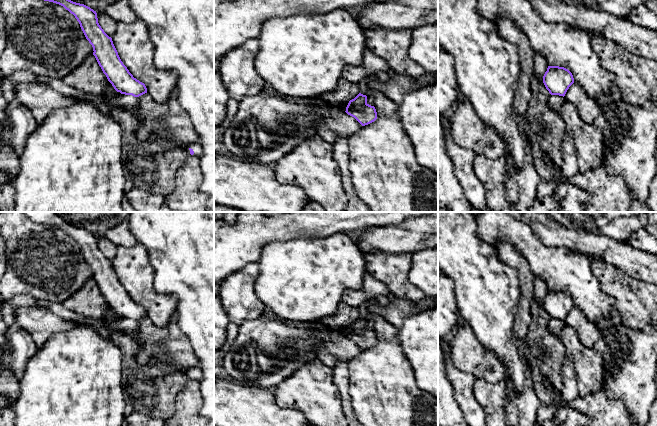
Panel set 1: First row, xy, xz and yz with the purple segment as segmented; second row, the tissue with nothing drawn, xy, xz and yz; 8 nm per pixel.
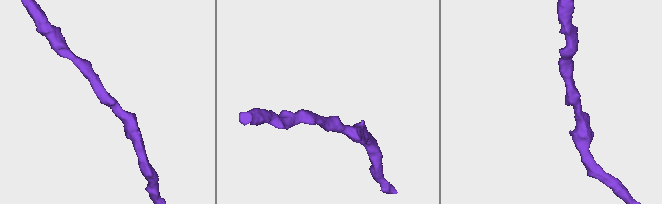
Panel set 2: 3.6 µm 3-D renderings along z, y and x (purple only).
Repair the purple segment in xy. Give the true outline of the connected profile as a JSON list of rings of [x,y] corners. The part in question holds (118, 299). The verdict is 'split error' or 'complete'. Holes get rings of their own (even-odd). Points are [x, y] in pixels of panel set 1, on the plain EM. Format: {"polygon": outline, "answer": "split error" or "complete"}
{"polygon": [[[23,212],[32,222],[53,226],[63,230],[71,238],[75,240],[80,248],[80,251],[93,271],[93,279],[95,280],[103,297],[106,299],[108,305],[112,308],[117,316],[125,319],[132,319],[139,321],[147,317],[147,312],[144,307],[140,306],[129,296],[127,291],[121,285],[118,276],[113,268],[112,262],[109,261],[98,247],[97,237],[90,231],[73,226],[63,220],[56,212]]], "answer": "complete"}

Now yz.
{"polygon": [[[548,290],[543,300],[543,307],[551,319],[564,321],[574,307],[574,302],[572,297],[564,291]]], "answer": "complete"}

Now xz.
{"polygon": [[[361,317],[349,325],[345,336],[354,341],[362,350],[368,349],[377,343],[375,331],[369,329],[367,320]]], "answer": "complete"}

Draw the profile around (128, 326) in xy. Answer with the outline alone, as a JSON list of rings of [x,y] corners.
[[[122,318],[108,325],[110,328],[115,328],[129,336],[134,340],[138,340],[138,322],[132,319]]]

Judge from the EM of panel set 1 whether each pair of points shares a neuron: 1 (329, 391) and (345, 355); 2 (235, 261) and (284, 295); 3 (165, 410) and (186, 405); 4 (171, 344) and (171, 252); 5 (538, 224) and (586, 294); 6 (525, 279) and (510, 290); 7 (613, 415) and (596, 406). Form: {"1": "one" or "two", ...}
{"1": "two", "2": "two", "3": "two", "4": "two", "5": "two", "6": "two", "7": "one"}

